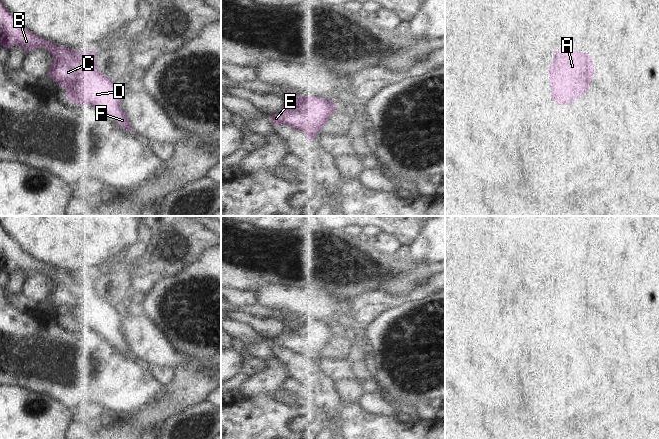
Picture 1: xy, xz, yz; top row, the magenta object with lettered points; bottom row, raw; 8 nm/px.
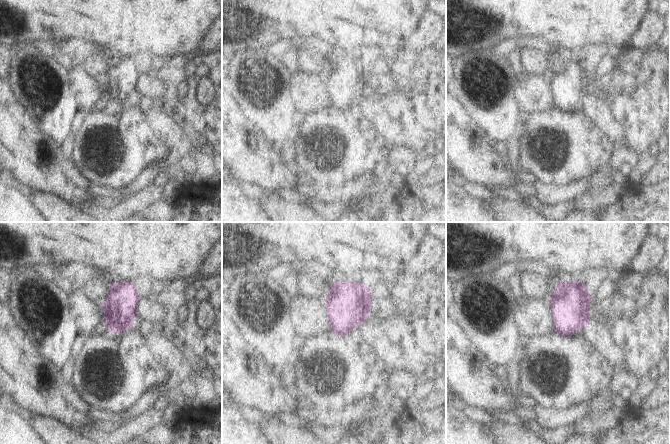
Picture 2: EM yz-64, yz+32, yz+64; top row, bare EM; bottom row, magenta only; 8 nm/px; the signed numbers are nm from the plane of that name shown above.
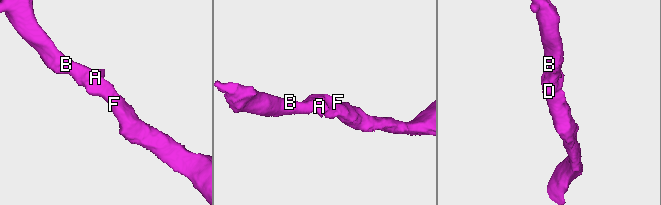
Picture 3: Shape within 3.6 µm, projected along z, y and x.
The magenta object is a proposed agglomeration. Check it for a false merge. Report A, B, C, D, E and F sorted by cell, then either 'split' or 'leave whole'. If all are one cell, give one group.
A B C D E F; leave whole

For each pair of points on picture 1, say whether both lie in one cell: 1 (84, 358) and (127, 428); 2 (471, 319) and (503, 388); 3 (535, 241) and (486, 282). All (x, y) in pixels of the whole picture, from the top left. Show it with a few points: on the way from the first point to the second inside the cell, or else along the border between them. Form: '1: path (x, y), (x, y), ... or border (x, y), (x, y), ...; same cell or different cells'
1: border (142, 409), (129, 415), (113, 417); different cells
2: border (457, 307), (460, 320), (472, 334); different cells
3: border (477, 265), (495, 266), (500, 269); different cells

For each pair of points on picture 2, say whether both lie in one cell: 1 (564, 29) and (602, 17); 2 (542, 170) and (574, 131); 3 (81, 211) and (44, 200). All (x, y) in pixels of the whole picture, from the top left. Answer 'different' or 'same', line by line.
1: same
2: same
3: same

